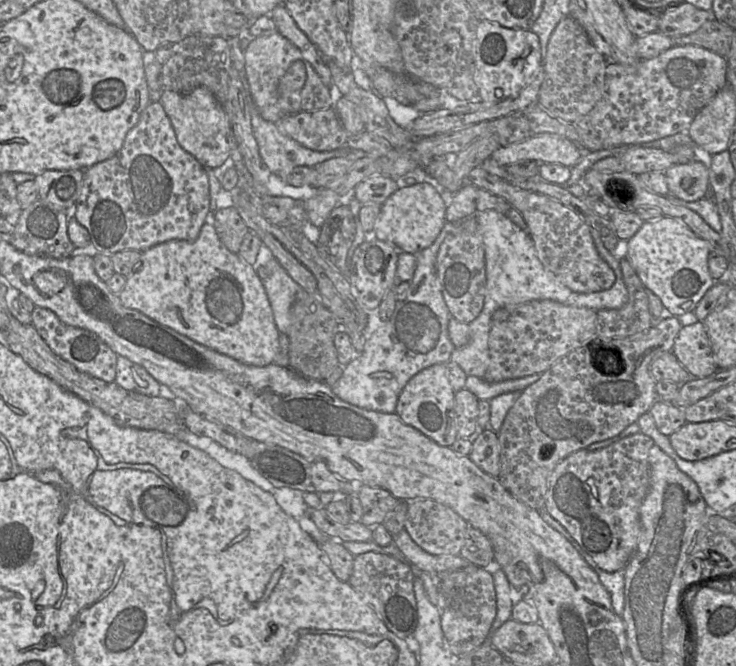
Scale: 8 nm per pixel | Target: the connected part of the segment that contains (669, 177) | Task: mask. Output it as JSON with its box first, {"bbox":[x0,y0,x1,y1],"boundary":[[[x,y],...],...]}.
{"bbox":[664,160,710,201],"boundary":[[[701,160],[672,165],[664,174],[669,192],[685,201],[702,199],[709,190],[710,169]]]}

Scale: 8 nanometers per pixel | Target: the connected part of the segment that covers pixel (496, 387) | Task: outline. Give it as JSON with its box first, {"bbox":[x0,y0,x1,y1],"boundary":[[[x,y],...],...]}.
{"bbox":[465,374,541,401],"boundary":[[[541,374],[511,379],[503,382],[488,383],[476,376],[467,376],[465,389],[471,391],[479,400],[489,401],[492,398],[508,392],[522,392],[528,386],[536,382]]]}

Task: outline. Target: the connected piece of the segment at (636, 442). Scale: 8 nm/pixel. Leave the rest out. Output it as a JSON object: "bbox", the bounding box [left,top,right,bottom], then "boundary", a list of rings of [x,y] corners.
{"bbox":[545,432,655,572],"boundary":[[[639,432],[595,450],[578,450],[548,476],[545,509],[607,572],[625,569],[640,535],[640,507],[650,489],[649,450],[655,444]]]}

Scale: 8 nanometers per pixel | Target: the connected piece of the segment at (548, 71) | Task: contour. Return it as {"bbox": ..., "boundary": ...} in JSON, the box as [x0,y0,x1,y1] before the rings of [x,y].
{"bbox":[538,16,606,123],"boundary":[[[565,16],[548,42],[538,104],[553,117],[575,123],[587,115],[602,97],[606,67],[606,58],[593,46],[582,26],[571,16]]]}

